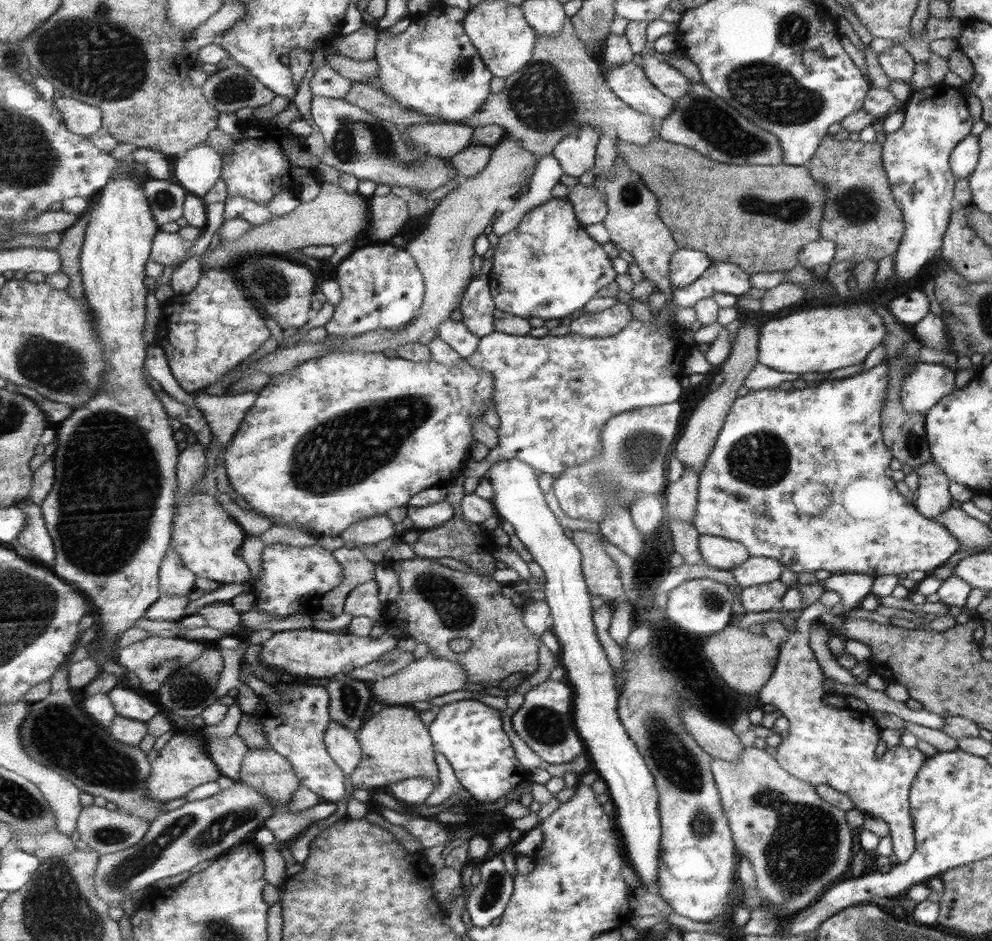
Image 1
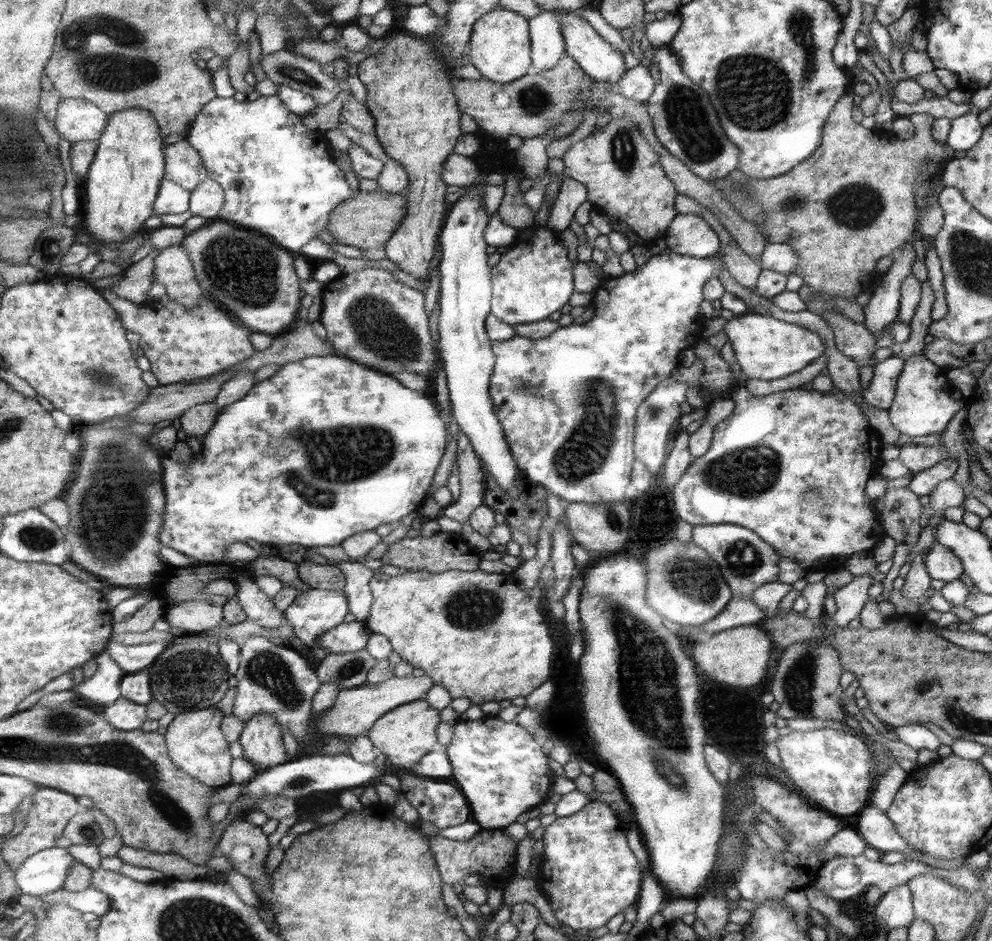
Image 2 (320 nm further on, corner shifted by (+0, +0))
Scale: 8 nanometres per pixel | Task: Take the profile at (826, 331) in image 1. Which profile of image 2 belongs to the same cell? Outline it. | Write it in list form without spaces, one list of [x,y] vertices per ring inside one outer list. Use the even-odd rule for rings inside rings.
[[[765,314],[741,315],[729,319],[722,331],[732,346],[742,375],[747,379],[768,381],[793,375],[809,363],[816,362],[825,349],[819,335],[811,332],[810,329]]]

